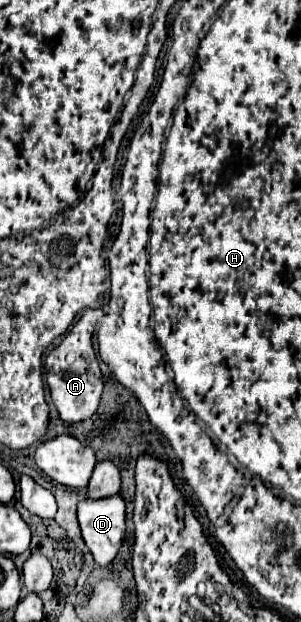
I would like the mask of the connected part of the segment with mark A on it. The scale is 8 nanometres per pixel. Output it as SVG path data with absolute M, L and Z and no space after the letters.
M86 309L78 323L66 333L62 343L50 351L46 357L46 381L50 387L52 401L66 423L78 423L92 417L98 409L100 395L102 395L102 371L92 347L92 335L96 323L102 319L102 309Z

